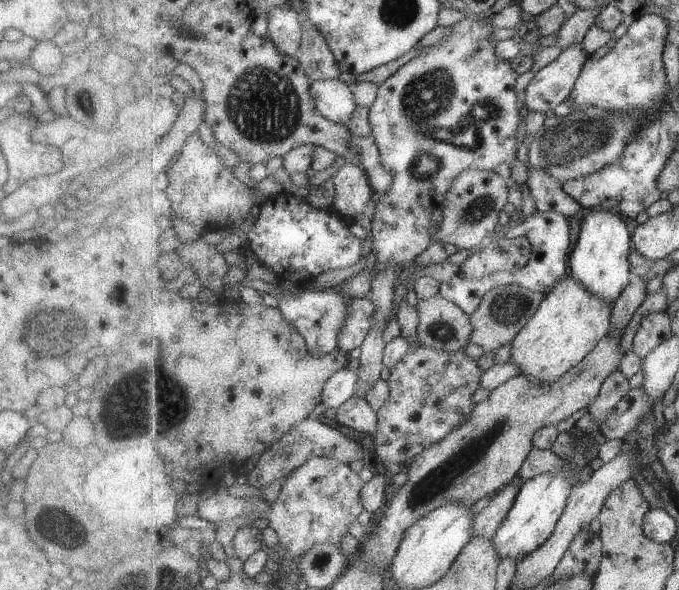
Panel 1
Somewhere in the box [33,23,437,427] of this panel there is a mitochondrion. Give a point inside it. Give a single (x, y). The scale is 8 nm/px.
(265, 106)

